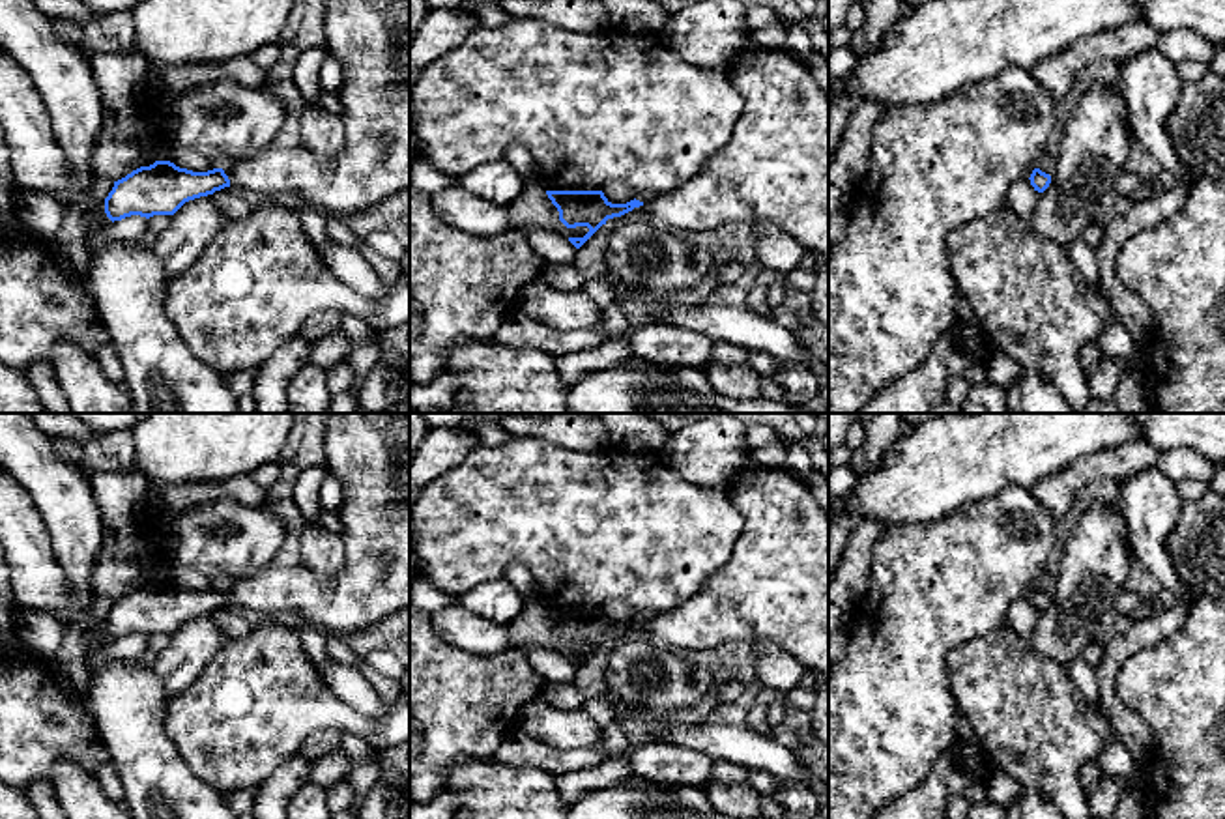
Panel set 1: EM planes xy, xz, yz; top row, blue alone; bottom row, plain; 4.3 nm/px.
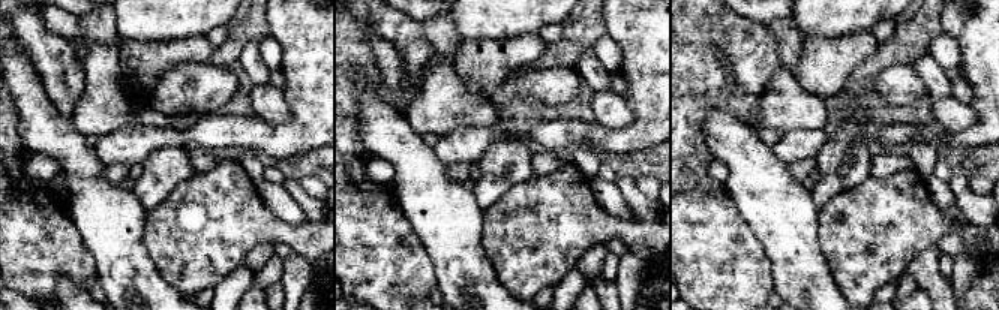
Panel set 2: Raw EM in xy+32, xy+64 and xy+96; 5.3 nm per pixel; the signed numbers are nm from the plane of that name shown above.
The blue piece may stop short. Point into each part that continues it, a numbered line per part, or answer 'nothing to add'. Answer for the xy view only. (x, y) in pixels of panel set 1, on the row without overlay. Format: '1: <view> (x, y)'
1: xy (369, 453)

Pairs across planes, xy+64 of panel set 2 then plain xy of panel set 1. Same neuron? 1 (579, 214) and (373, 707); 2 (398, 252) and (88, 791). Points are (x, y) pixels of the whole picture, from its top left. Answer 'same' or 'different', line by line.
1: different
2: different

